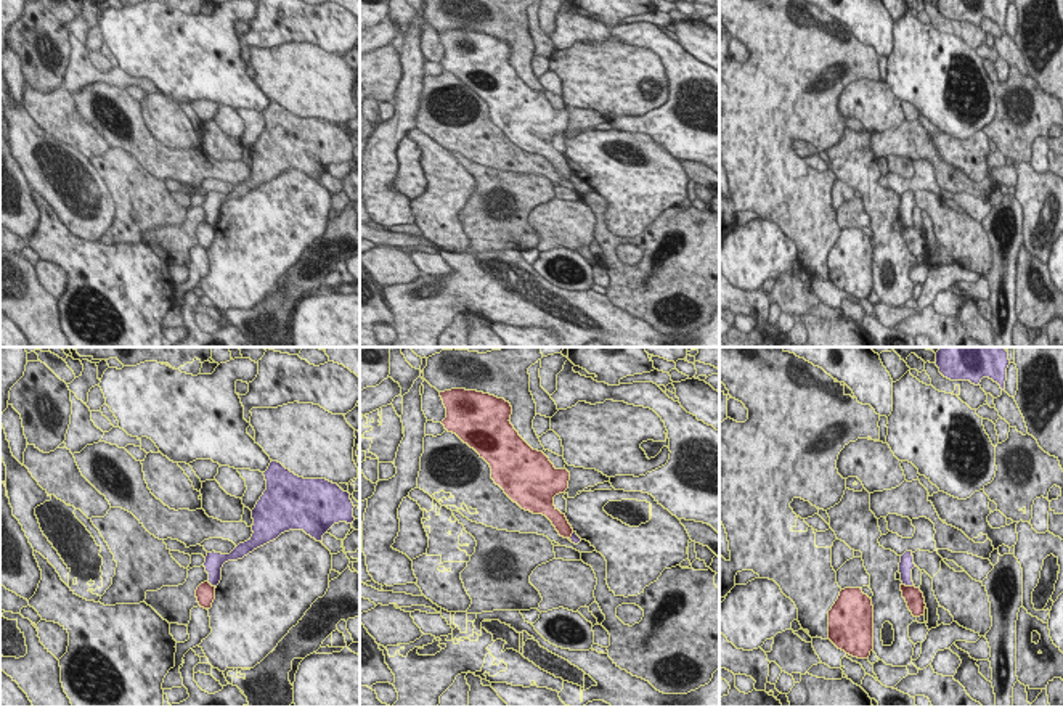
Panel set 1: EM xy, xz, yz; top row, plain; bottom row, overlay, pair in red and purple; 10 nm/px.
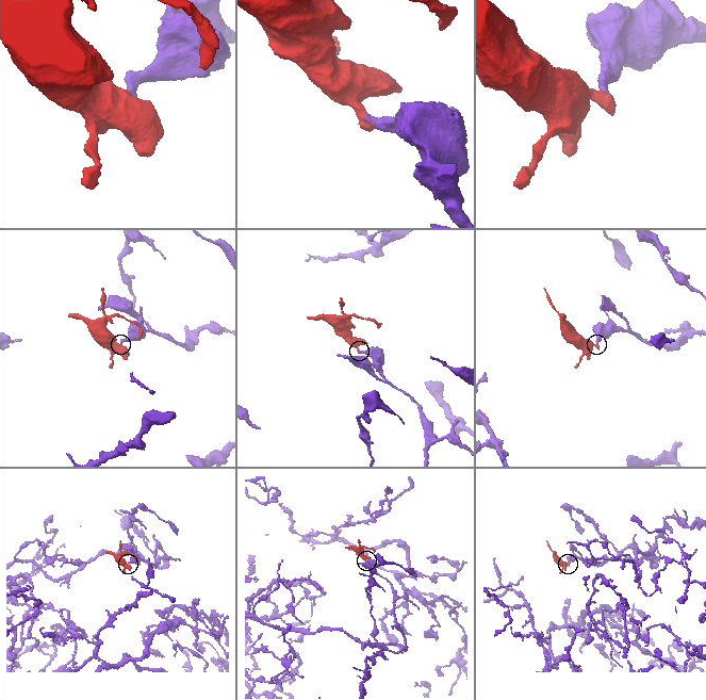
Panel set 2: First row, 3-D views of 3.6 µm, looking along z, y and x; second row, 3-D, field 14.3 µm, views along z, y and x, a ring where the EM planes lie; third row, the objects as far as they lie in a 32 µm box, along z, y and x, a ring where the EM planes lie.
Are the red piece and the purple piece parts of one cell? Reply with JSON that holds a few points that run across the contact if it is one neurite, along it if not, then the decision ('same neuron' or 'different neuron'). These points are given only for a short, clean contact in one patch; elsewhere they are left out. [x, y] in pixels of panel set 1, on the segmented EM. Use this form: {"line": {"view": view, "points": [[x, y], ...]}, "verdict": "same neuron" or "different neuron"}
{"line": {"view": "yz", "points": [[901, 584], [914, 587]]}, "verdict": "different neuron"}

